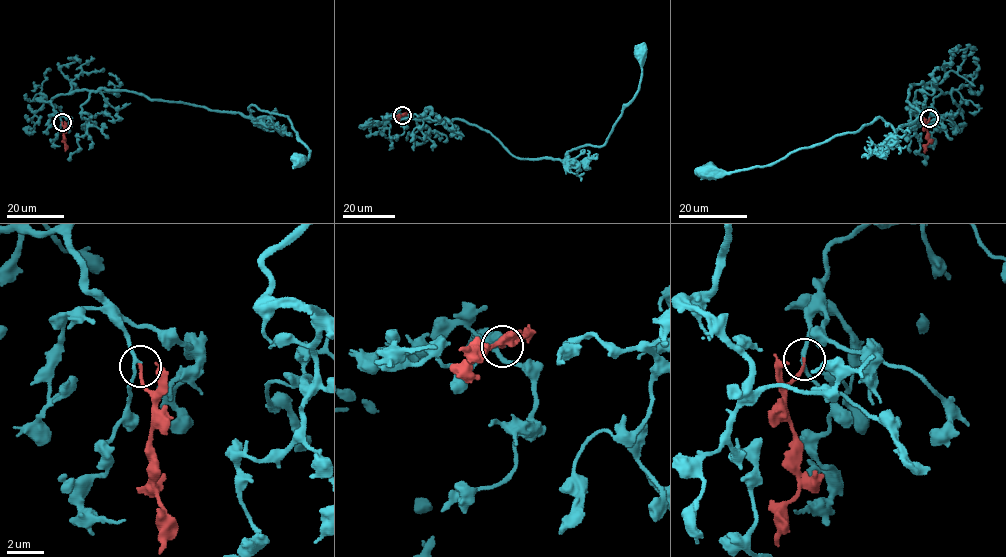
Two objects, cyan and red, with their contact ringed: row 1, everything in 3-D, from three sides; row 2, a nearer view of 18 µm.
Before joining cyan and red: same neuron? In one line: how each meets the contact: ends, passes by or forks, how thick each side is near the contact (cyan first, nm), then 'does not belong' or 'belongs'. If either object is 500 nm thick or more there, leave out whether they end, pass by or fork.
cyan passes by; red ends there; 180 nm thick on the cyan side, 170 nm on the other; belongs

